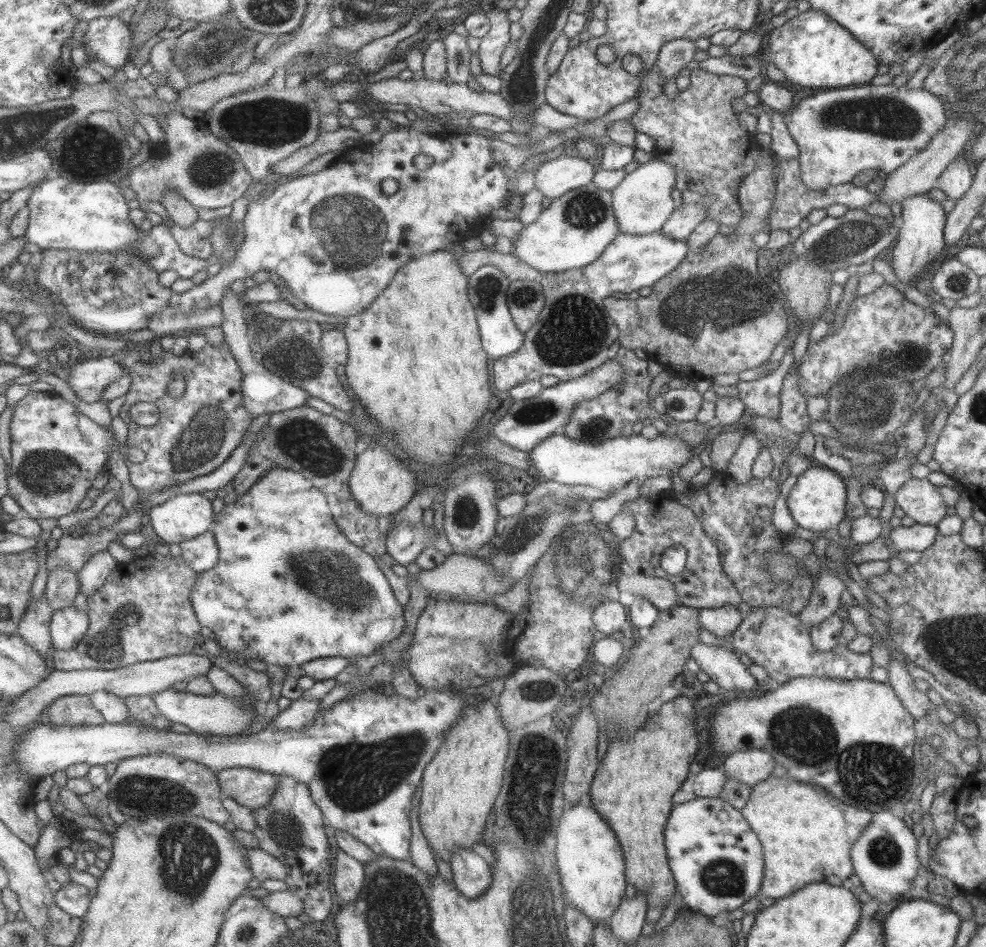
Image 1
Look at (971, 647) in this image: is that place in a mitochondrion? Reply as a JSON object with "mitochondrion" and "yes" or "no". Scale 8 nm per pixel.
{"mitochondrion":"yes"}

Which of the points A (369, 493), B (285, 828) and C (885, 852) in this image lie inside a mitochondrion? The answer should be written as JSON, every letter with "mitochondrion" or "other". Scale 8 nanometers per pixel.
{"A":"other","B":"mitochondrion","C":"mitochondrion"}

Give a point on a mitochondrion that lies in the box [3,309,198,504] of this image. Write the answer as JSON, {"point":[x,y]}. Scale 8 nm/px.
{"point":[44,470]}

